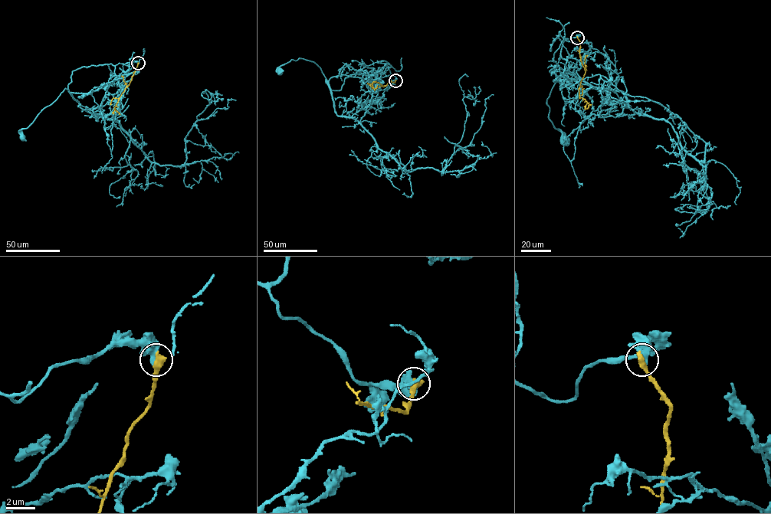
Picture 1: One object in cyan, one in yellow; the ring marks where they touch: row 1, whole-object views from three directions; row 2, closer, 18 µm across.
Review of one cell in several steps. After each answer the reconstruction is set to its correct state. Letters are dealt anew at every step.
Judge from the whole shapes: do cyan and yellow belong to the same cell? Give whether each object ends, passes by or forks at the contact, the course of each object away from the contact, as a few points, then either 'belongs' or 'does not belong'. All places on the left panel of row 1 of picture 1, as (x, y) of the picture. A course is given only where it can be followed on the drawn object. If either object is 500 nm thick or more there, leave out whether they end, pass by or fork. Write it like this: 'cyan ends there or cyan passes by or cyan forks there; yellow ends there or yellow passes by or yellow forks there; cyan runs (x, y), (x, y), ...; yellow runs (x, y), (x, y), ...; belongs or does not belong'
cyan runs (138, 63), (127, 66), (119, 63), (109, 83), (90, 93), (74, 93), (66, 88), (21, 130), (22, 136); yellow runs (138, 63), (129, 83), (115, 106), (119, 114); does not belong

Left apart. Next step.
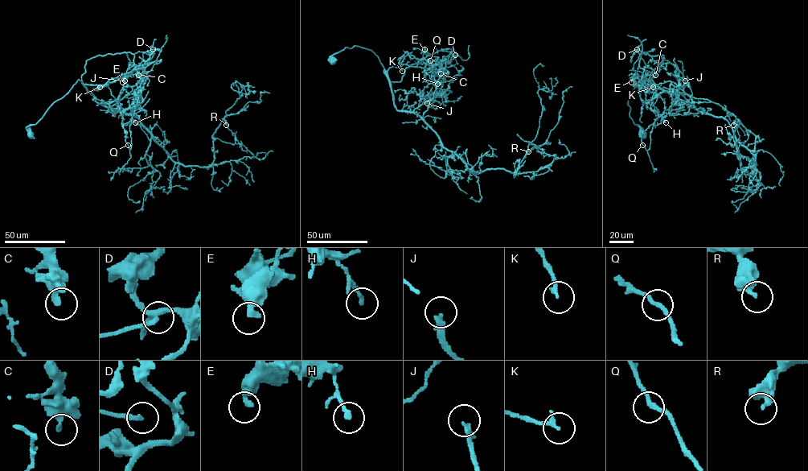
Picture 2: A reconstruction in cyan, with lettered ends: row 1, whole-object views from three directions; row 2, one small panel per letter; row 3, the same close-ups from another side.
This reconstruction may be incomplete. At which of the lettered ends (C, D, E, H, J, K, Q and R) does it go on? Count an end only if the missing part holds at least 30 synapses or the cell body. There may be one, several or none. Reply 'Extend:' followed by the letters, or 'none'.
Extend: J

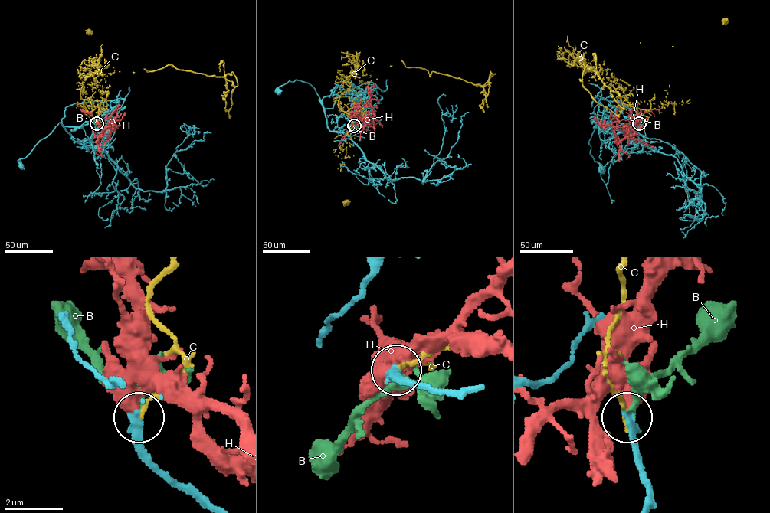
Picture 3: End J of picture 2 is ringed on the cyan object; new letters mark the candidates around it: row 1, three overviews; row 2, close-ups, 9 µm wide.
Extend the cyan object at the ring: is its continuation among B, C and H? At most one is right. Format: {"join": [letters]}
{"join": ["B"]}

